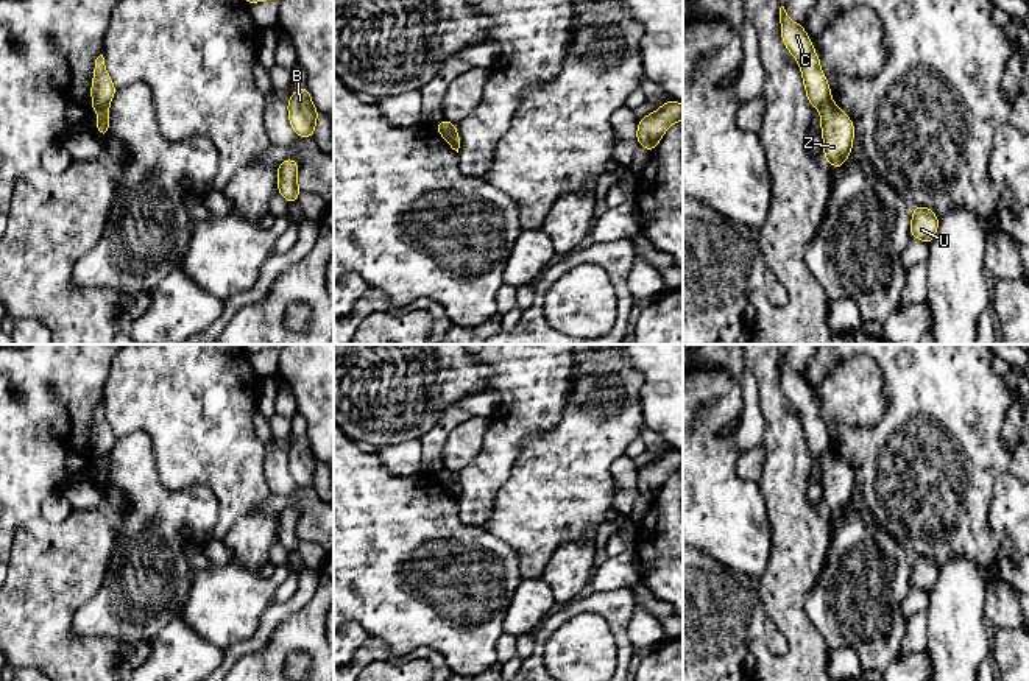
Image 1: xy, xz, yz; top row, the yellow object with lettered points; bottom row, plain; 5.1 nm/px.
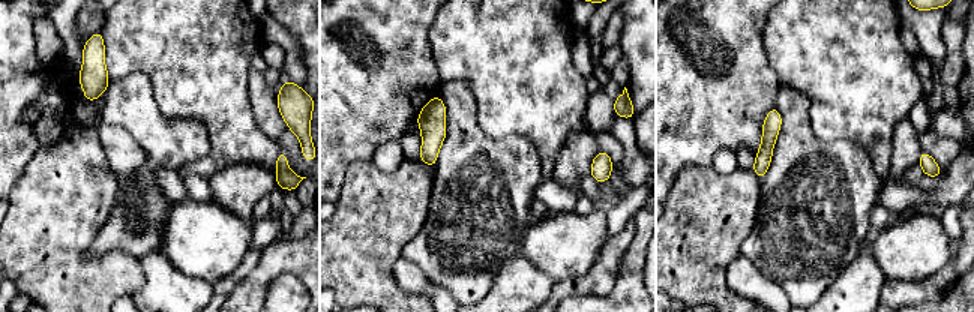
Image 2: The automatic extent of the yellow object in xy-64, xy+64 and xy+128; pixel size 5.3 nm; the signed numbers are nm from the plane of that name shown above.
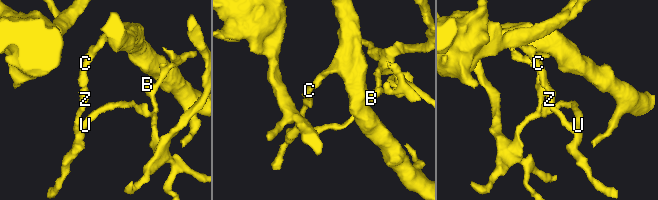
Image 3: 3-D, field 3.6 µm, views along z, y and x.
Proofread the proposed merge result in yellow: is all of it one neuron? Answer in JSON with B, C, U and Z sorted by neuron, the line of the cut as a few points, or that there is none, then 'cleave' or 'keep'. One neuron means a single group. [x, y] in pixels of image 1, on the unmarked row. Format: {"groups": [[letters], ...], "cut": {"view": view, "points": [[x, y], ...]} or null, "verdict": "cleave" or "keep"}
{"groups": [["B", "U", "Z"], ["C"]], "cut": {"view": "xy", "points": [[108, 454], [97, 462]]}, "verdict": "cleave"}

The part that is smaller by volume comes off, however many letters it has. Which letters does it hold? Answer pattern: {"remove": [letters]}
{"remove": ["B", "U", "Z"]}

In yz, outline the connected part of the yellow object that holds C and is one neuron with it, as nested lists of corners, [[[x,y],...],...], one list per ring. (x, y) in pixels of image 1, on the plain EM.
[[[784,355],[780,357],[780,372],[783,391],[800,413],[808,450],[812,458],[822,457],[831,449],[831,438],[811,386],[804,382],[803,372],[795,372],[789,368]]]

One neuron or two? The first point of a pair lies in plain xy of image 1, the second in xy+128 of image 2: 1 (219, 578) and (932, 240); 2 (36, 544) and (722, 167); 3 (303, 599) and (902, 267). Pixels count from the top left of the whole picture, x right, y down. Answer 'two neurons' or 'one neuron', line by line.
1: one neuron
2: two neurons
3: two neurons

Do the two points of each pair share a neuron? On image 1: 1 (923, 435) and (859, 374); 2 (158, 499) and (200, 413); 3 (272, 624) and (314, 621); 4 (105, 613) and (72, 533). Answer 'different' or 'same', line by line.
1: different
2: different
3: different
4: different

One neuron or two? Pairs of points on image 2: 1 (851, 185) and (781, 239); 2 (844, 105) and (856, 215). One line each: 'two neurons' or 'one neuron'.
1: one neuron
2: two neurons

